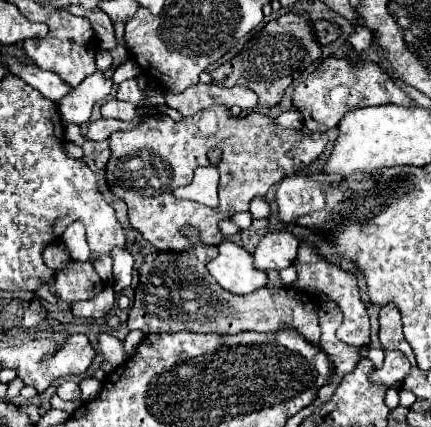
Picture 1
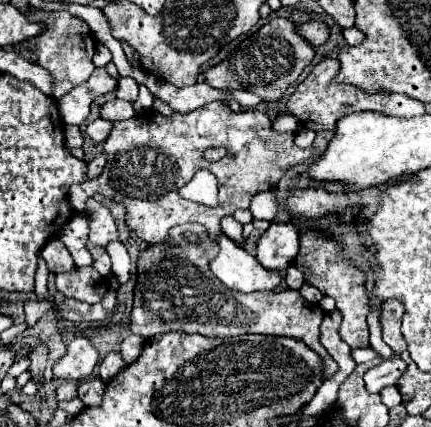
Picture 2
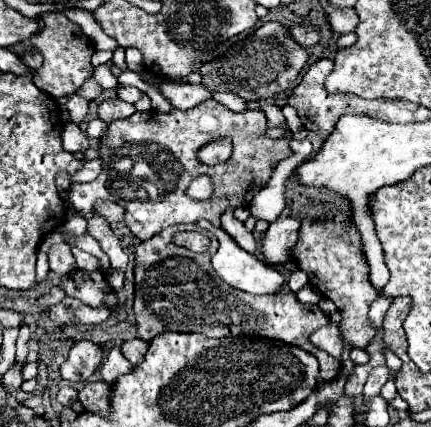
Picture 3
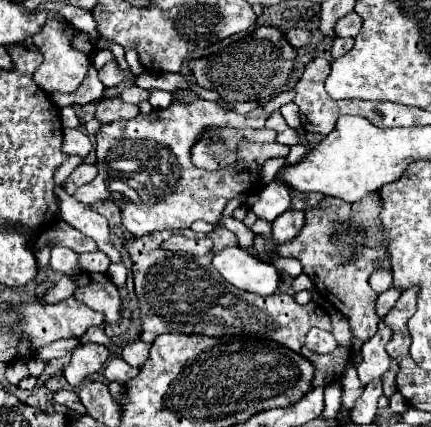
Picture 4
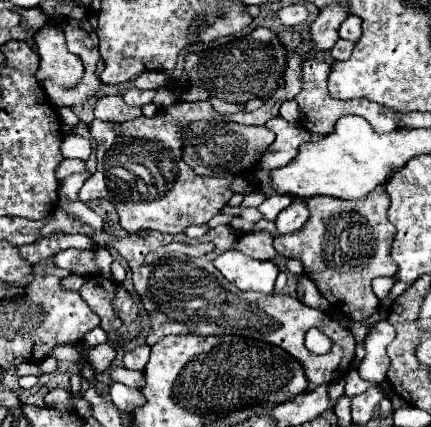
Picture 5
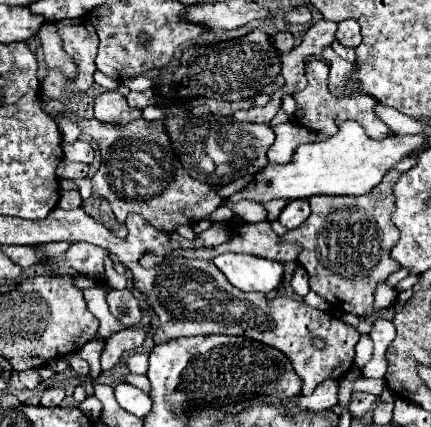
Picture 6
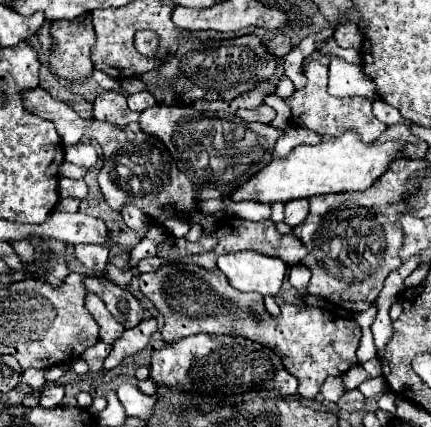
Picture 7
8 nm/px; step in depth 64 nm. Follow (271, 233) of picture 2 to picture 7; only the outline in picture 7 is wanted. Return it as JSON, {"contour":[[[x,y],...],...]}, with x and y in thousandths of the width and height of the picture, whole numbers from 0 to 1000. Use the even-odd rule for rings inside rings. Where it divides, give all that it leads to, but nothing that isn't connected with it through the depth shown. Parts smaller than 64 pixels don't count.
{"contour":[[[673,468],[664,473],[664,496],[659,496],[659,520],[668,529],[691,529],[705,520],[715,506],[715,468]]]}

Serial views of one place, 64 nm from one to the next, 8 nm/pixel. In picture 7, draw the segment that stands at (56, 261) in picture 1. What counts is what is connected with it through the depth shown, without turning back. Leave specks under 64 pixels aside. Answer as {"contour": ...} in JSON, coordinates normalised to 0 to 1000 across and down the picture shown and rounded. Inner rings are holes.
{"contour":[[[181,571],[172,576],[172,600],[204,628],[209,642],[237,642],[251,614],[251,581],[227,571]]]}

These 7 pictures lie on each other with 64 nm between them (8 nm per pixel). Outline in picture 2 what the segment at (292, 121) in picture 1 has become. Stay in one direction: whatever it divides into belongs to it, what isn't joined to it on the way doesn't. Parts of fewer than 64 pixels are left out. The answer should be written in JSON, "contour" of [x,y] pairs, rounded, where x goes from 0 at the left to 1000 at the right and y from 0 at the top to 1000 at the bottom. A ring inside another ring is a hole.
{"contour":[[[650,267],[645,281],[636,286],[640,309],[687,309],[696,300],[696,286],[677,267]]]}

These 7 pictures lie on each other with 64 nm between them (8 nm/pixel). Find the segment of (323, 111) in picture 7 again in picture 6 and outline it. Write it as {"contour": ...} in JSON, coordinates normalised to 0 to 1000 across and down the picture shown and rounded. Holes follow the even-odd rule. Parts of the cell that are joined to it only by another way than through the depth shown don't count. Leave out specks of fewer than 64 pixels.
{"contour":[[[733,136],[715,141],[710,145],[710,183],[715,183],[715,197],[705,211],[687,215],[682,220],[682,234],[691,244],[687,253],[687,272],[682,272],[682,286],[691,286],[696,295],[724,304],[724,309],[738,309],[738,314],[752,314],[752,319],[775,319],[784,309],[784,290],[794,281],[831,281],[854,319],[863,323],[891,323],[905,300],[900,290],[891,290],[891,281],[882,281],[868,262],[868,248],[872,248],[872,234],[858,230],[858,225],[812,225],[812,230],[789,230],[789,225],[775,225],[766,211],[761,211],[761,150],[756,145],[742,145]]]}

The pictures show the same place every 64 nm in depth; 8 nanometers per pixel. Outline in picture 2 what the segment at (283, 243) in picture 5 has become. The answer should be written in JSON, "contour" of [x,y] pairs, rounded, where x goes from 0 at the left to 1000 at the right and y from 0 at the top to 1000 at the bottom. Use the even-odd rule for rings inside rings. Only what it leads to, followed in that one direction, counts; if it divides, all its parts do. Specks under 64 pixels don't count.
{"contour":[[[701,543],[696,548],[696,590],[682,609],[682,623],[705,642],[705,665],[733,670],[747,689],[770,693],[780,703],[780,721],[794,731],[794,763],[789,763],[789,792],[812,815],[854,815],[854,754],[849,735],[858,726],[854,693],[845,679],[845,642],[821,628],[812,614],[794,609],[784,600],[780,567],[766,567],[747,557],[747,548],[733,543]]]}

